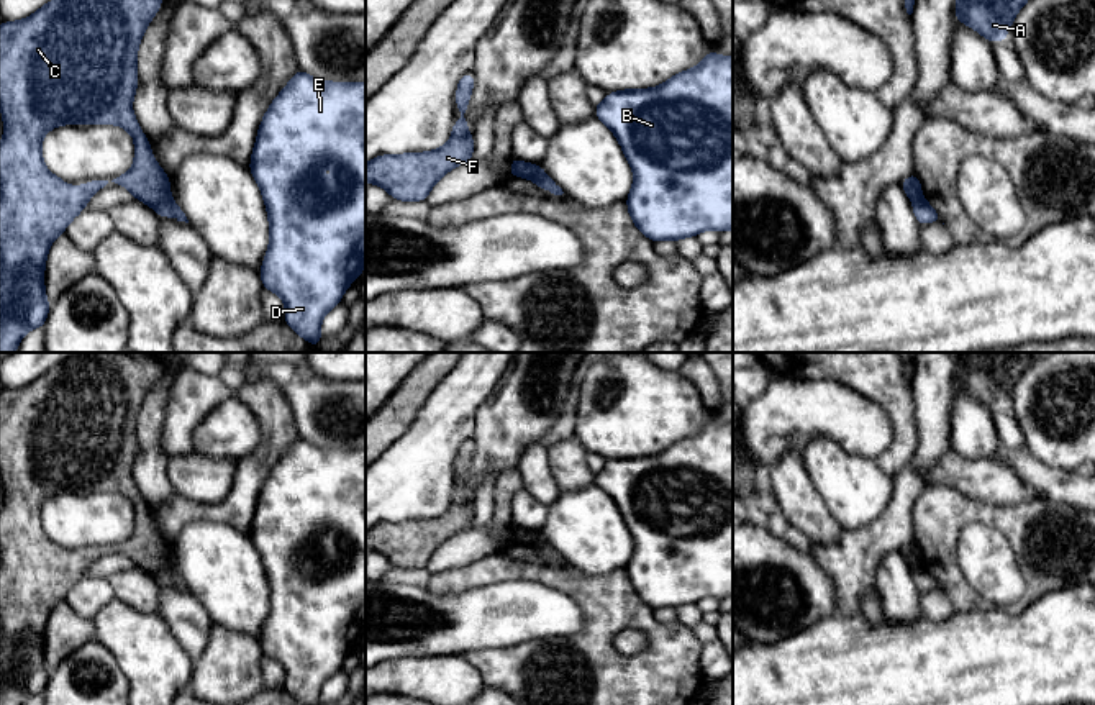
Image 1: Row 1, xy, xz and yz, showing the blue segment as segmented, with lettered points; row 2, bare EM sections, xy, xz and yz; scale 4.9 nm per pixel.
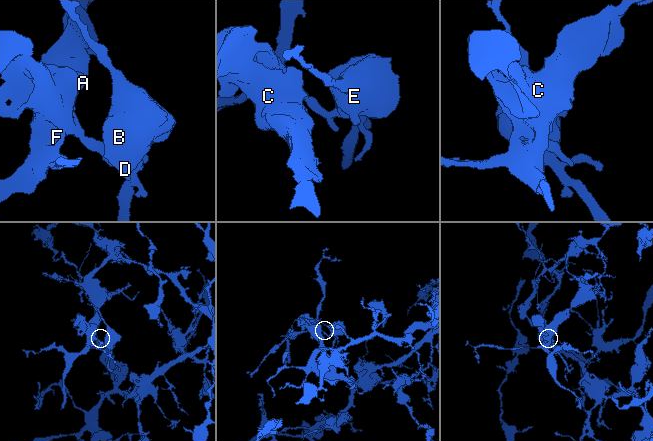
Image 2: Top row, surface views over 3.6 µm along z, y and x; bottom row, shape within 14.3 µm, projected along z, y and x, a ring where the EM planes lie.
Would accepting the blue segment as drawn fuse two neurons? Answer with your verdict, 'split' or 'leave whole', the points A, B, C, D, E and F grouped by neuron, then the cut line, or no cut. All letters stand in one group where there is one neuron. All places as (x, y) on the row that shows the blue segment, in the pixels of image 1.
split; groups A C F / B D E; cut xy (169, 197), (154, 209)

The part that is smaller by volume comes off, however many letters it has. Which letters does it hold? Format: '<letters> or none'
B, D, E

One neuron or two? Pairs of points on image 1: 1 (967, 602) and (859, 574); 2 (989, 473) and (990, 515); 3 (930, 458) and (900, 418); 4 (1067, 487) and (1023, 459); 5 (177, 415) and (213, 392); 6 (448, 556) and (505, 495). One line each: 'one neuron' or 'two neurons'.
1: two neurons
2: two neurons
3: two neurons
4: one neuron
5: one neuron
6: one neuron

